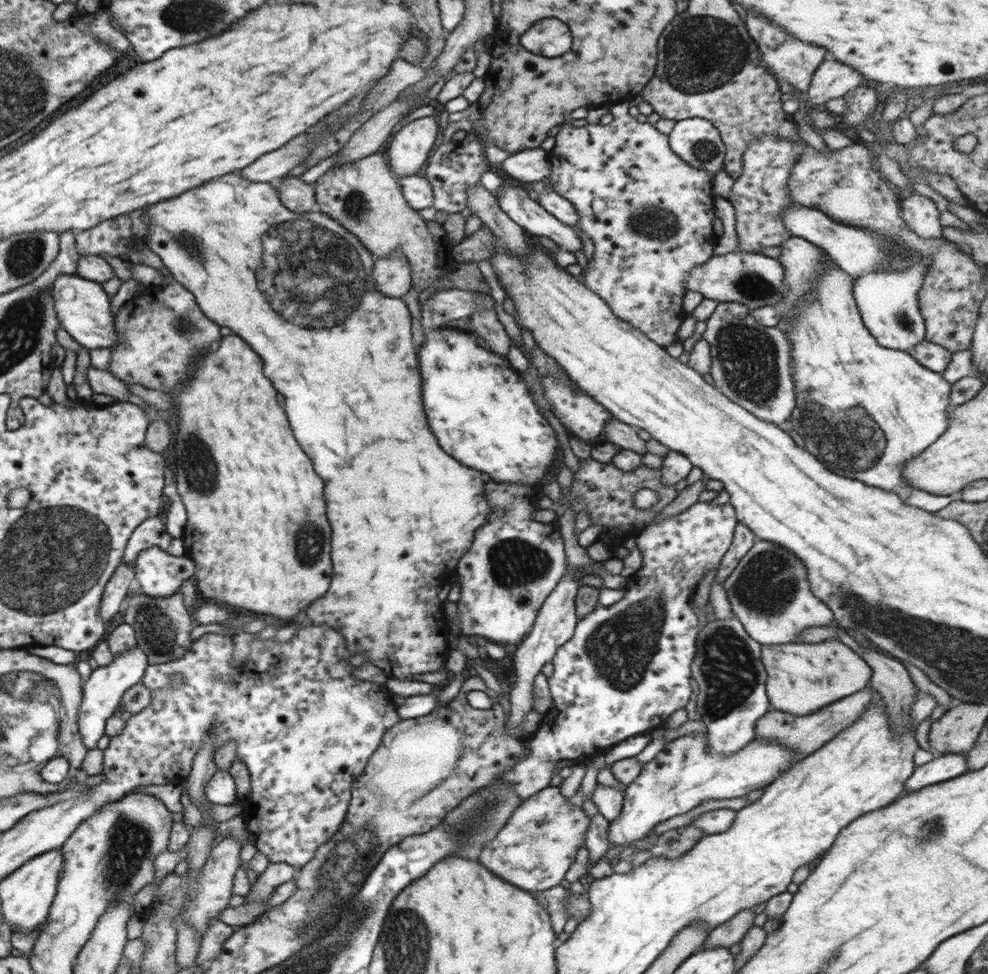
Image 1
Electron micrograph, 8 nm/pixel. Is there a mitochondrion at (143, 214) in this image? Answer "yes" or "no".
no

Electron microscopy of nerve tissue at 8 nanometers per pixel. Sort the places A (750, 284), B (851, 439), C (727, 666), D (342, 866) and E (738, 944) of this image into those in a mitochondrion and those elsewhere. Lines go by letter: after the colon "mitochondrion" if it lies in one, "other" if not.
A: mitochondrion
B: mitochondrion
C: mitochondrion
D: mitochondrion
E: other

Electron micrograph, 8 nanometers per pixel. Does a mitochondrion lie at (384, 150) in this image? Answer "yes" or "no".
no

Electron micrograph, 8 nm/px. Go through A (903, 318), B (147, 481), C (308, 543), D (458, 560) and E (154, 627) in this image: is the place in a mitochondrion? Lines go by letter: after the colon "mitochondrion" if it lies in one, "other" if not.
A: mitochondrion
B: other
C: mitochondrion
D: other
E: mitochondrion

